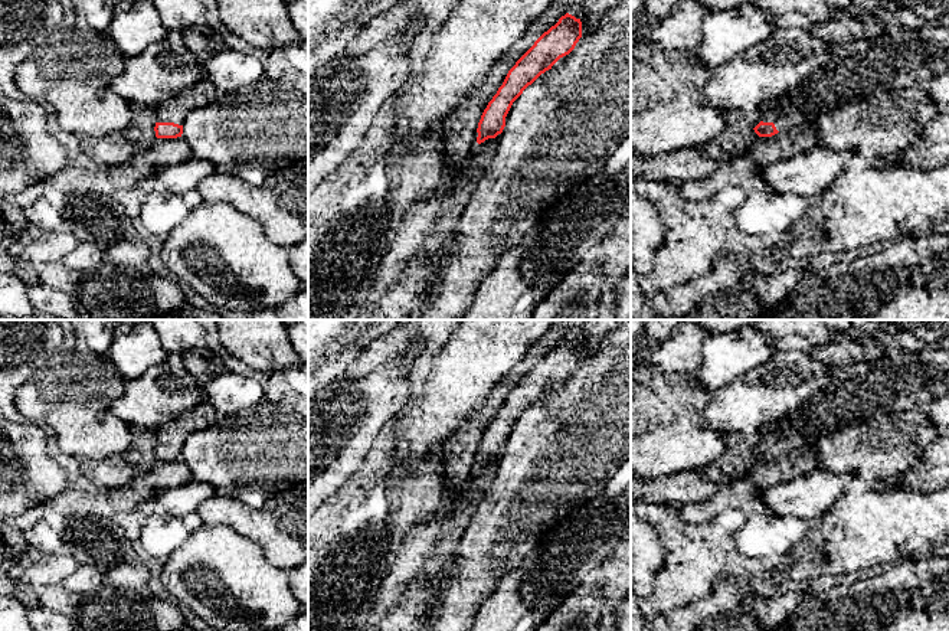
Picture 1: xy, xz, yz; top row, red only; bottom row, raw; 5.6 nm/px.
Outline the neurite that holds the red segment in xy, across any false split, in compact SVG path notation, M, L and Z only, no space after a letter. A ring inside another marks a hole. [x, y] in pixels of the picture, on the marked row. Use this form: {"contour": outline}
{"contour": "M202 78L194 86L166 99L154 107L157 122L154 127L157 138L177 138L183 134L186 117L197 108L203 108L219 97L219 91L210 79Z"}

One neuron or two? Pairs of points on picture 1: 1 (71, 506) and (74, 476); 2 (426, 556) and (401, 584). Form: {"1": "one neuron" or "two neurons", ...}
{"1": "one neuron", "2": "one neuron"}

